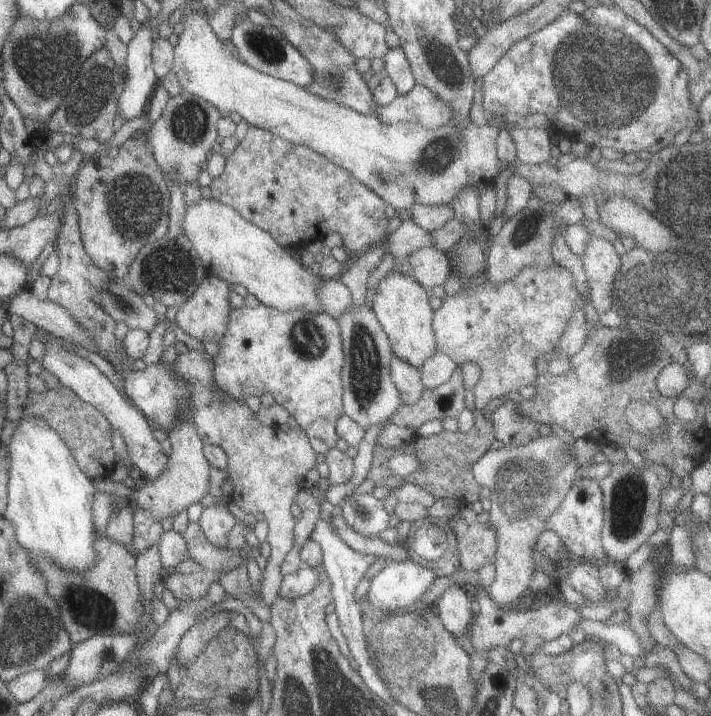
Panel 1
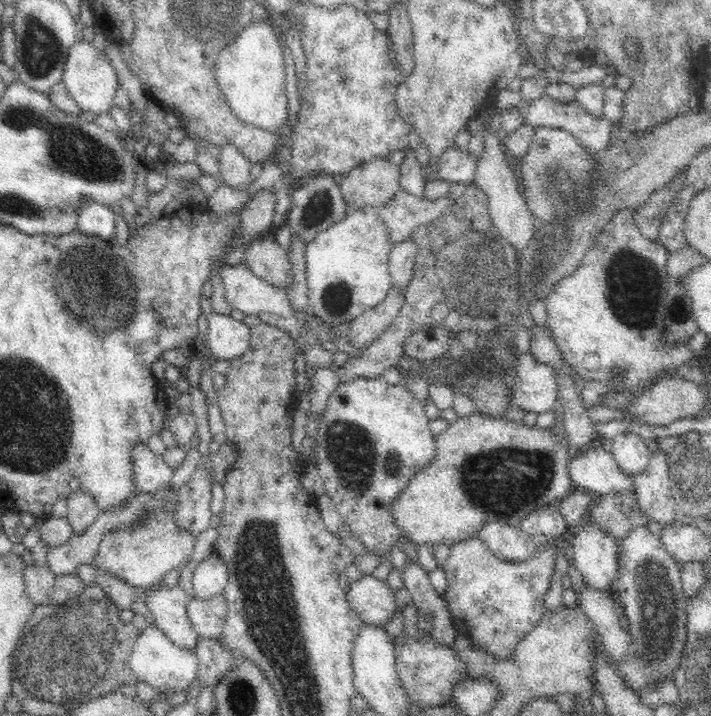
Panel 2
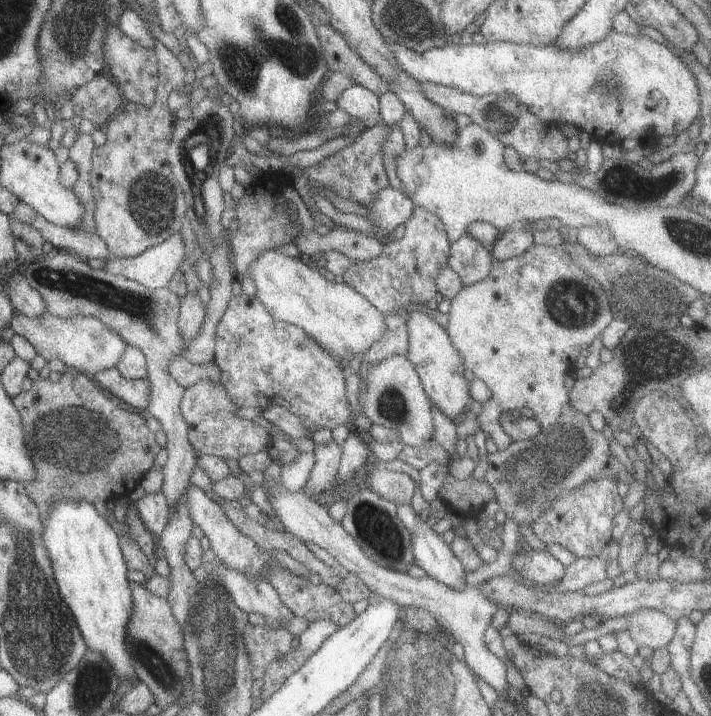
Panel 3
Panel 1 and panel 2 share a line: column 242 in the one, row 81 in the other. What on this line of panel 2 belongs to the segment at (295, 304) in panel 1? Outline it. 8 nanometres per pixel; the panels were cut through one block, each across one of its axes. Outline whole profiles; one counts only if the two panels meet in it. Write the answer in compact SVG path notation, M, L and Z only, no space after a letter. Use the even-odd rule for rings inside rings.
M266 20L252 22L242 30L234 42L218 52L214 64L214 80L218 82L228 106L246 124L262 128L270 134L280 134L288 124L288 96L286 96L286 66L282 54L284 38Z

